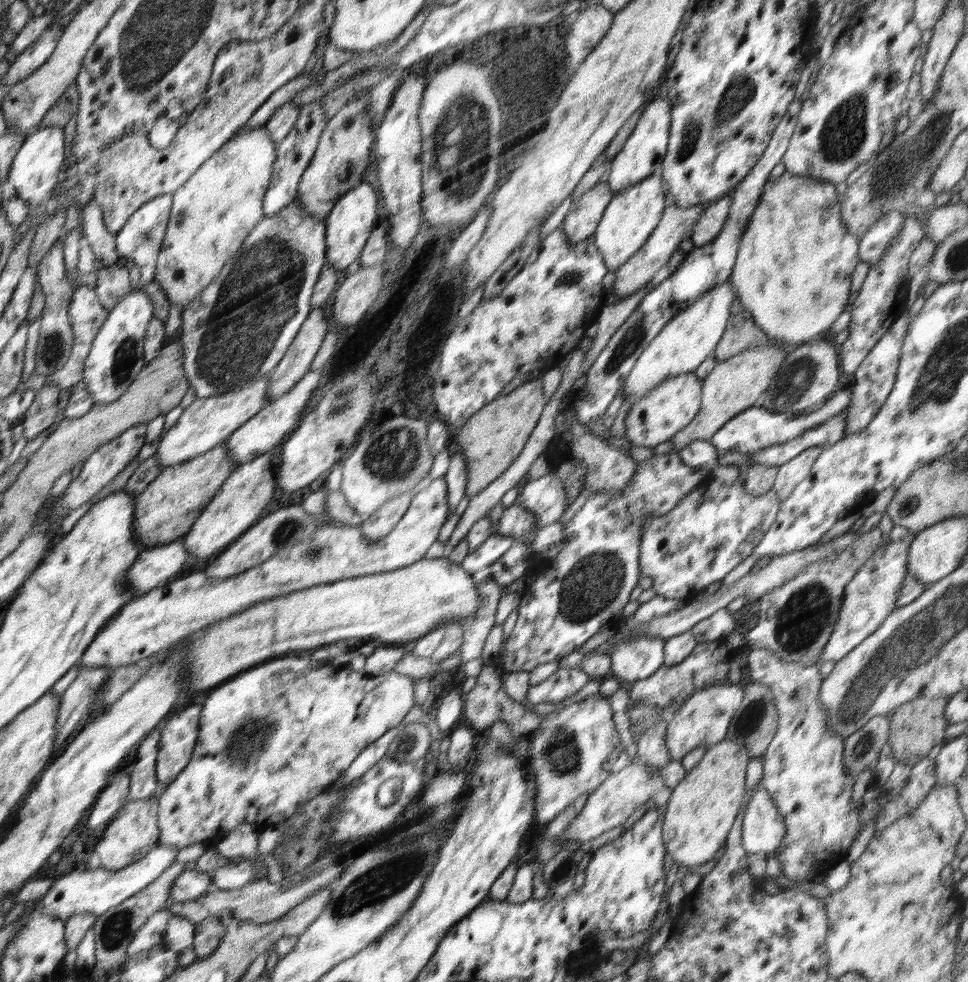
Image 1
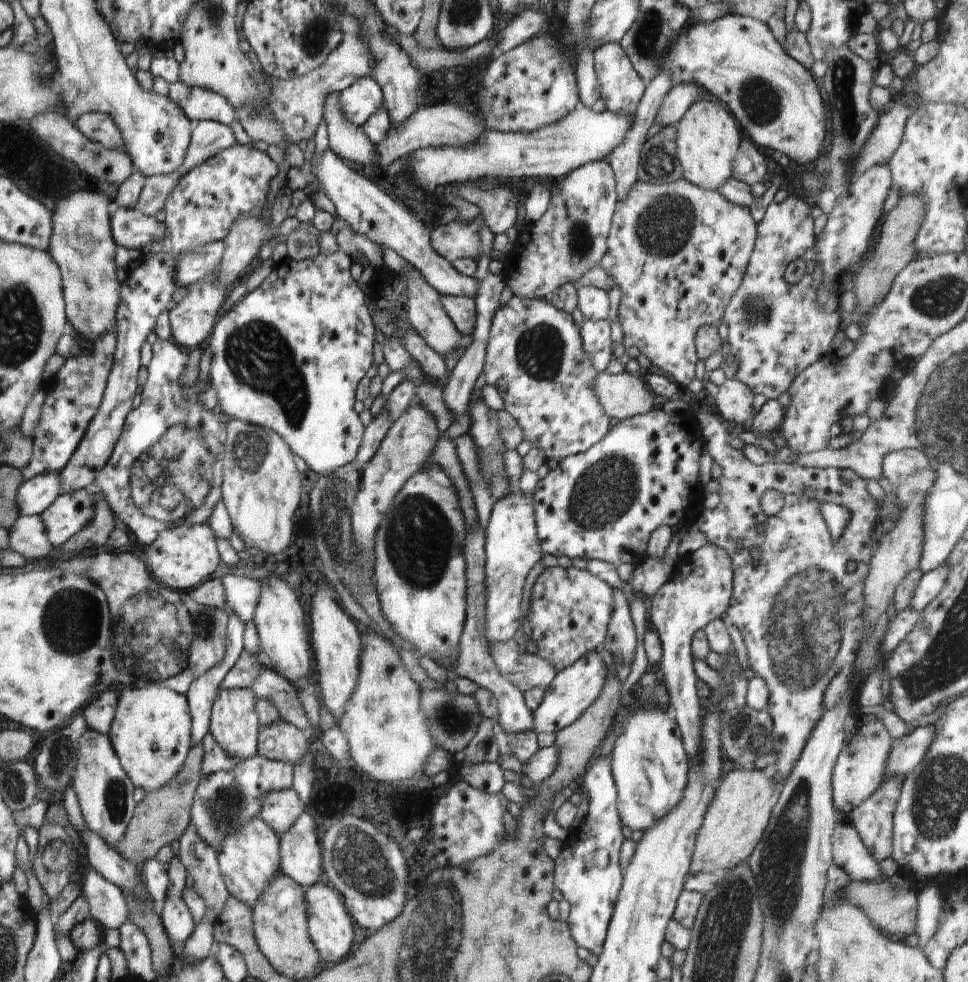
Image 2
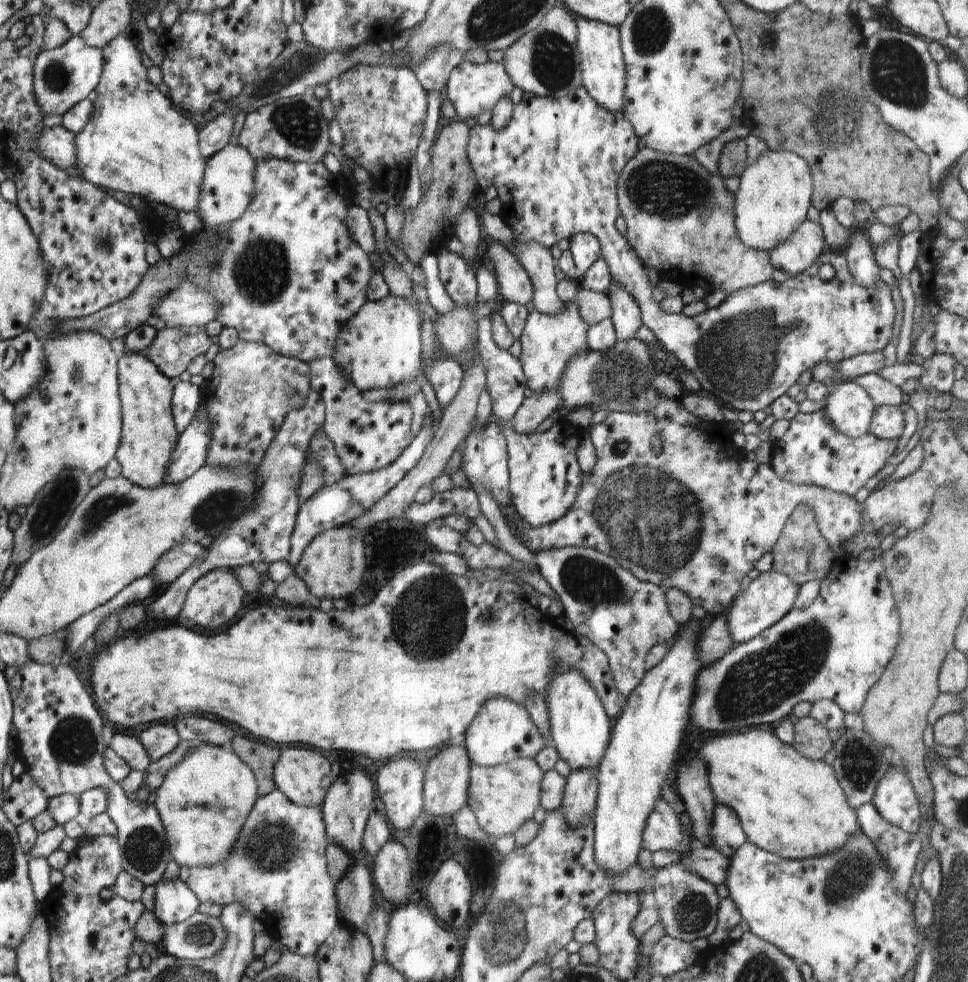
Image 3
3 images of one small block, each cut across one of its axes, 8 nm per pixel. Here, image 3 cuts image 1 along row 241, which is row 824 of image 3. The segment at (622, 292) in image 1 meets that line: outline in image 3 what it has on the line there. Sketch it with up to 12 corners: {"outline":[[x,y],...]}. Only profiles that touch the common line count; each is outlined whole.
{"outline":[[664,799],[654,806],[642,847],[675,850],[682,857],[693,840]]}

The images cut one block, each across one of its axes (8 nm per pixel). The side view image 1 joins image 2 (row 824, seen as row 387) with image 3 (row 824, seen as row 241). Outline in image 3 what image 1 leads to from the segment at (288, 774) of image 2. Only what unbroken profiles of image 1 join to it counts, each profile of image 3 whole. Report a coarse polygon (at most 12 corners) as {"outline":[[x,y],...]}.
{"outline":[[259,797],[200,903],[316,955],[342,923],[320,807]]}

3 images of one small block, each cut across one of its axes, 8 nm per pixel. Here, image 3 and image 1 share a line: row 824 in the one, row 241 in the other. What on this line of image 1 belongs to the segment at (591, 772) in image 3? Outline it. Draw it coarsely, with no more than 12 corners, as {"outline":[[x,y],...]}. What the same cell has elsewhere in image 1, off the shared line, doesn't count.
{"outline":[[599,182],[560,225],[570,244],[594,235],[612,198]]}

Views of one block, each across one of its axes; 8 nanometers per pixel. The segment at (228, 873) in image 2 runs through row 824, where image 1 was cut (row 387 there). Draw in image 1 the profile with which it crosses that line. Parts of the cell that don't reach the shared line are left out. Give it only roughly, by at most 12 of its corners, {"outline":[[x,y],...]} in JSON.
{"outline":[[269,376],[196,399],[156,450],[173,467],[210,452],[267,404]]}

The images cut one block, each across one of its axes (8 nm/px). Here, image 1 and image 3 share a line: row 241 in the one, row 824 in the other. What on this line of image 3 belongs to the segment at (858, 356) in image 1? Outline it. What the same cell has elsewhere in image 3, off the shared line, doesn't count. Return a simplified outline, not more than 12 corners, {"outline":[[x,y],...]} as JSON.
{"outline":[[901,764],[884,774],[871,802],[911,834],[923,822]]}

